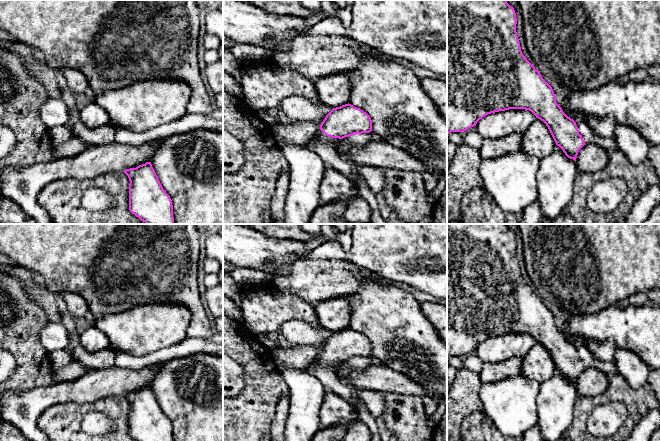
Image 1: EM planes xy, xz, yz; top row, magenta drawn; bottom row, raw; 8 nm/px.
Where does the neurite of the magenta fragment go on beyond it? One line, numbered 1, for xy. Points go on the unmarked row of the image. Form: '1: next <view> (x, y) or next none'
1: next none

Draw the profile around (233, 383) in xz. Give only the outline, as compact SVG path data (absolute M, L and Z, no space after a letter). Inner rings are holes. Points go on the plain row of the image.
M223 353L223 398L238 396L244 389L242 367Z

